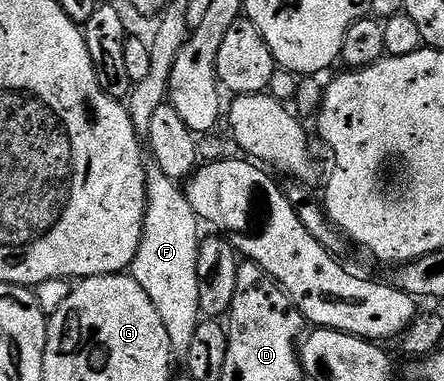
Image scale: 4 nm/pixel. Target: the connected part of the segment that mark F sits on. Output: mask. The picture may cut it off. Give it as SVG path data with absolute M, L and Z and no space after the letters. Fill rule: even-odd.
M155 162L146 165L146 218L142 223L142 241L136 252L132 265L132 275L140 286L144 286L144 294L152 298L152 306L156 306L156 314L164 322L168 330L170 347L175 353L184 354L192 346L192 338L204 312L202 287L198 281L198 236L200 221L192 206L188 206L188 198L183 185L168 176Z

